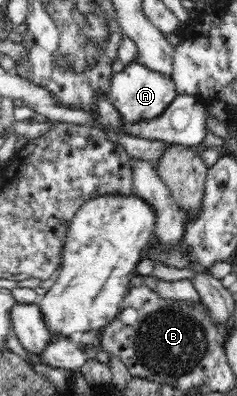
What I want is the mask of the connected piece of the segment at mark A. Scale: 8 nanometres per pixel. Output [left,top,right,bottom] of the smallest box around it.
[106,57,176,122]

